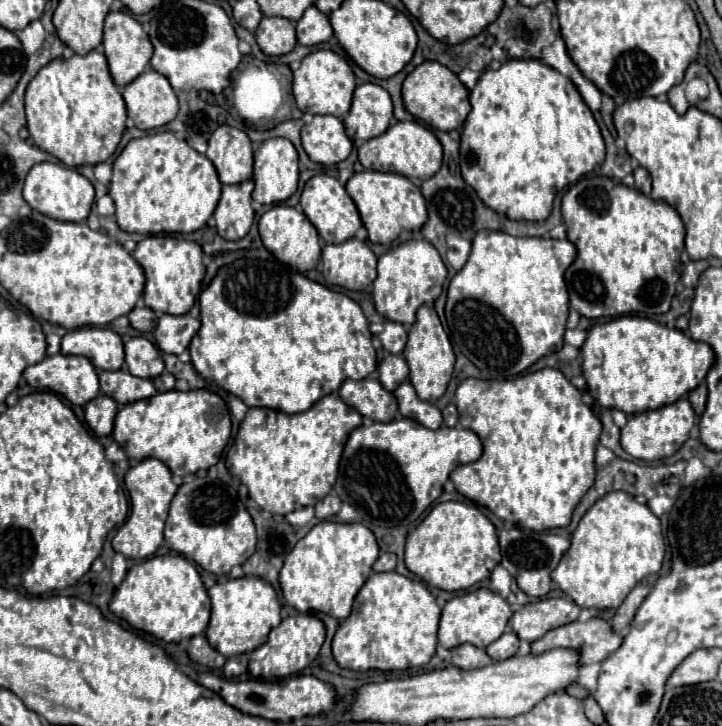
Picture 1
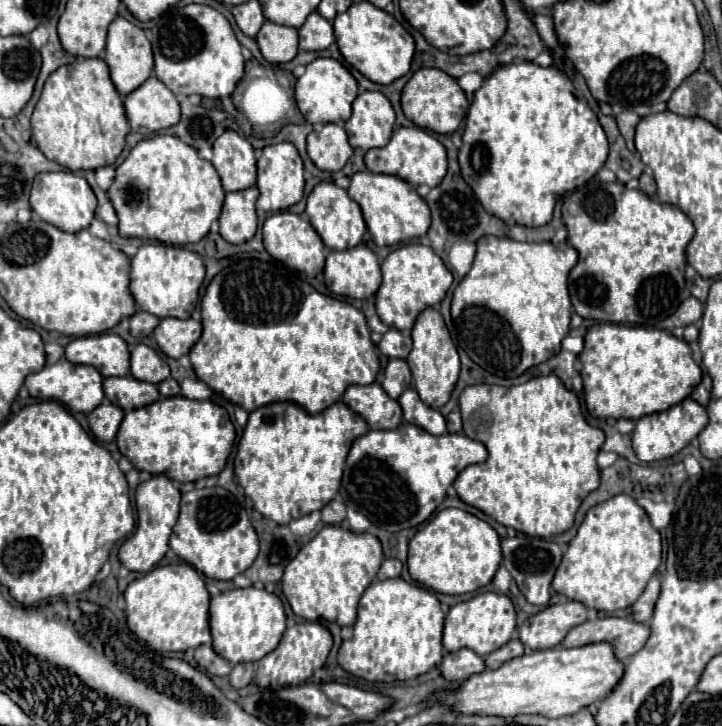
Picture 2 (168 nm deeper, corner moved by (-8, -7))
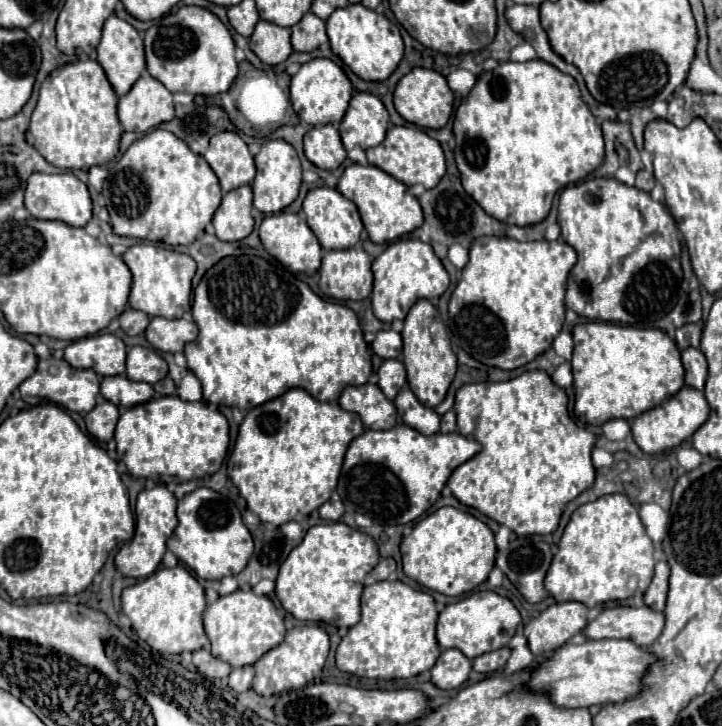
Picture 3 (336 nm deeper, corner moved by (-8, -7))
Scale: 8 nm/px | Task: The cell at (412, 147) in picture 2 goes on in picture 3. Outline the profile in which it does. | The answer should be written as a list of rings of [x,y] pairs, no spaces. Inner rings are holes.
[[[390,127],[386,133],[386,139],[380,145],[370,147],[366,151],[366,155],[372,165],[380,167],[382,171],[396,177],[398,181],[402,181],[408,187],[416,185],[416,183],[422,183],[426,189],[436,187],[438,181],[442,179],[442,175],[446,173],[446,163],[444,163],[444,153],[442,153],[440,143],[436,139],[428,137],[422,129]]]

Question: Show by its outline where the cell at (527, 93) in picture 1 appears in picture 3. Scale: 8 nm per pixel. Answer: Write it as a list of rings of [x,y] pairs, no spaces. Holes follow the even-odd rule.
[[[532,59],[532,61],[526,61],[526,63],[514,63],[514,61],[506,61],[506,63],[500,63],[496,69],[492,71],[484,71],[478,75],[476,79],[476,85],[470,89],[470,93],[466,95],[466,99],[460,103],[460,107],[456,109],[456,115],[454,115],[454,139],[456,139],[456,147],[454,147],[454,159],[456,159],[456,165],[458,165],[458,171],[460,171],[460,181],[462,181],[462,187],[464,191],[494,219],[498,221],[504,221],[508,225],[518,225],[518,227],[524,227],[524,225],[534,225],[534,223],[540,223],[544,221],[544,217],[548,215],[550,207],[552,207],[552,199],[554,195],[564,189],[566,185],[570,183],[576,183],[580,179],[584,179],[588,173],[592,173],[604,159],[604,139],[602,139],[602,129],[596,121],[596,117],[590,113],[588,105],[582,101],[580,97],[580,89],[578,89],[578,83],[574,81],[574,77],[558,71],[554,65],[542,61],[542,59]]]

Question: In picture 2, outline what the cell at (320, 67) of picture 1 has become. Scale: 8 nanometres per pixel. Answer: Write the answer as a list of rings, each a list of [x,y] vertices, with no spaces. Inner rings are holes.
[[[318,57],[306,65],[306,73],[298,79],[294,97],[300,113],[308,123],[346,123],[352,115],[352,103],[358,95],[358,83],[352,73],[336,59]]]

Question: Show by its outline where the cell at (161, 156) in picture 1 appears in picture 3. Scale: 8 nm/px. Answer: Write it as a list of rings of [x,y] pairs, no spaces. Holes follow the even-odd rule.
[[[154,129],[136,139],[122,159],[110,167],[102,195],[116,235],[176,247],[190,245],[212,221],[222,199],[222,189],[204,157],[192,153],[174,133]]]

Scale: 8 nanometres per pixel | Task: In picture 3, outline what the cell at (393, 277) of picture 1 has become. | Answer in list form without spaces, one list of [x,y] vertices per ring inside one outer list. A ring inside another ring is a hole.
[[[400,239],[390,243],[382,255],[372,263],[374,289],[372,289],[372,309],[380,321],[394,321],[408,315],[416,299],[434,299],[448,289],[448,273],[440,259],[434,255],[432,247],[420,239]]]

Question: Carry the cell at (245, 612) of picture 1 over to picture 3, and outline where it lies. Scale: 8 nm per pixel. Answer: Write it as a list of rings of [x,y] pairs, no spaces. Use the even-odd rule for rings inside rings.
[[[220,580],[202,582],[207,602],[203,624],[204,631],[212,643],[212,655],[230,663],[232,667],[252,665],[266,651],[270,651],[282,643],[282,639],[286,635],[284,621],[278,615],[274,603],[266,595],[256,595],[252,588],[249,588],[249,591],[242,591],[246,590],[246,585],[244,585],[244,588],[222,597],[216,593],[219,582]]]

